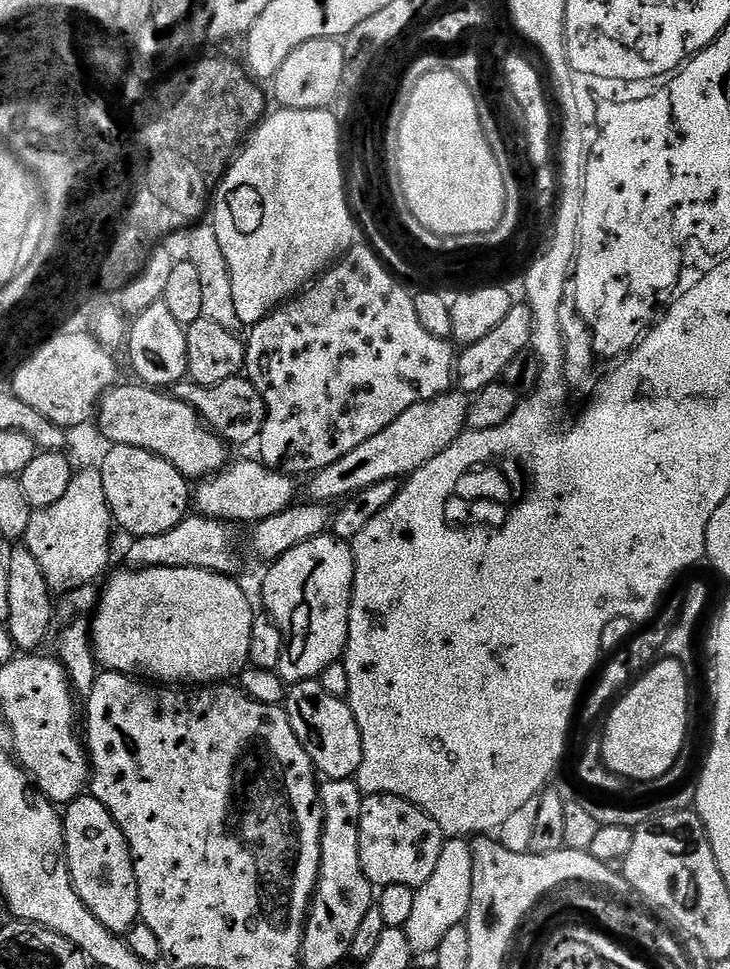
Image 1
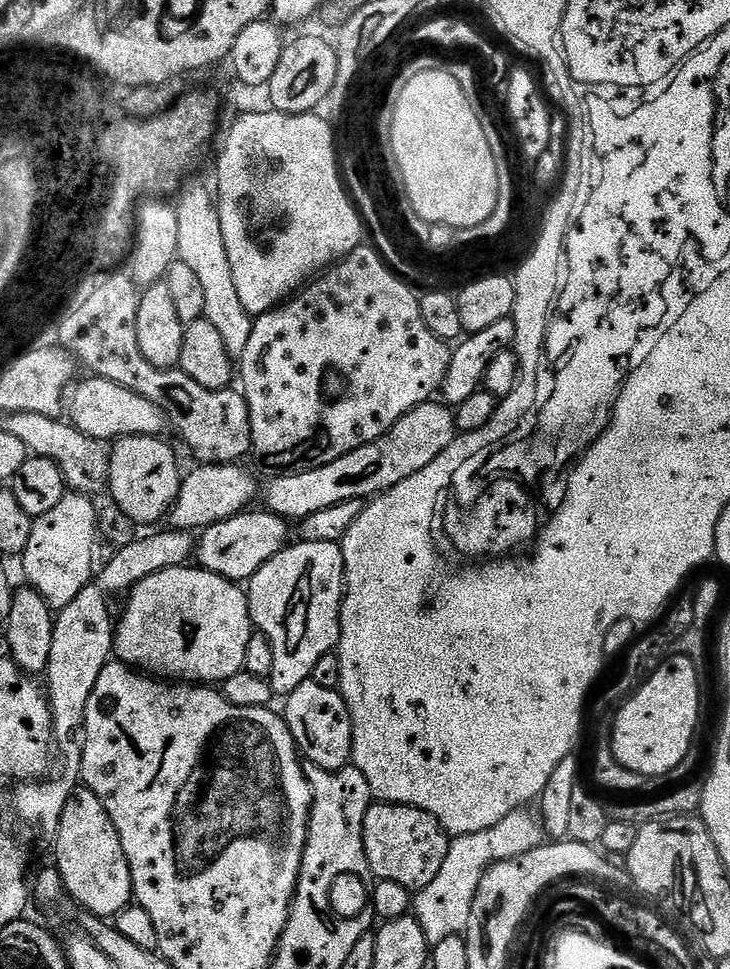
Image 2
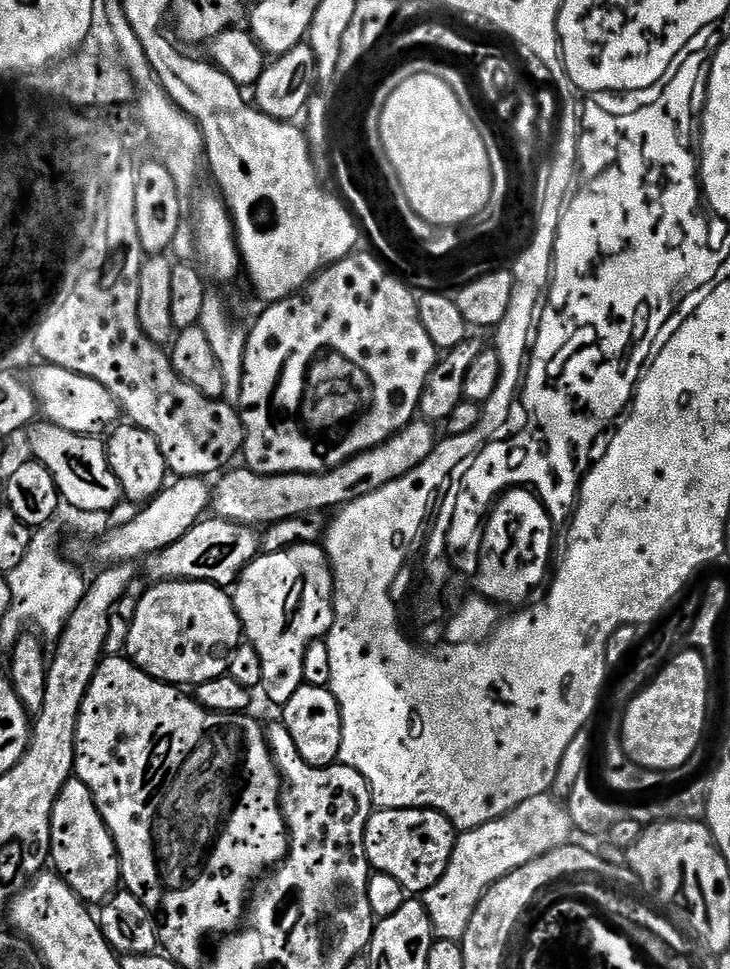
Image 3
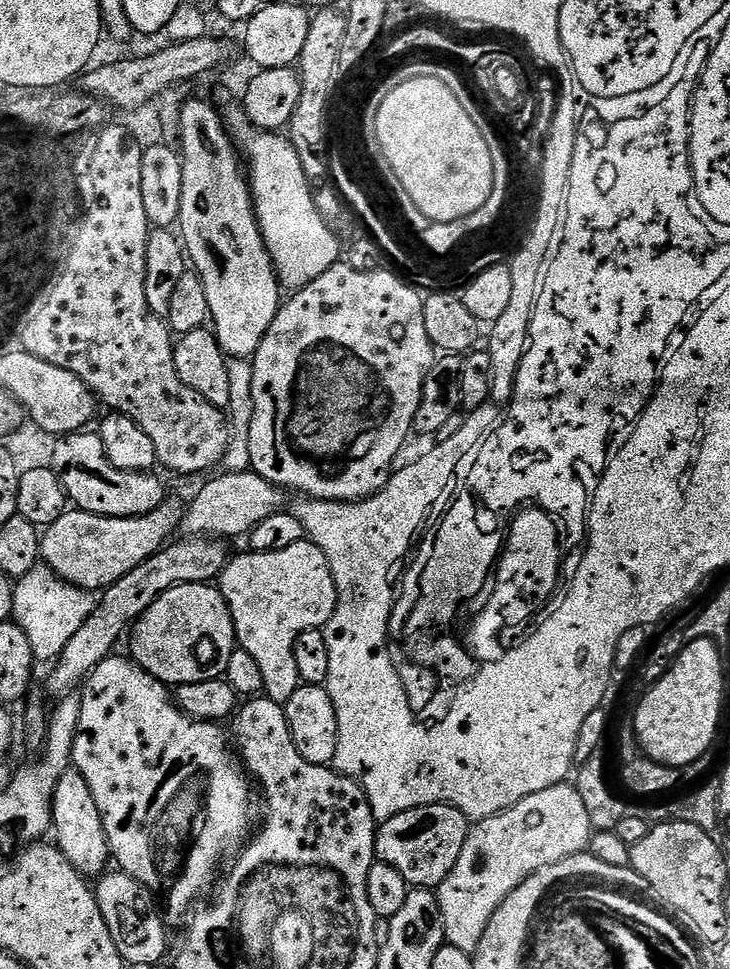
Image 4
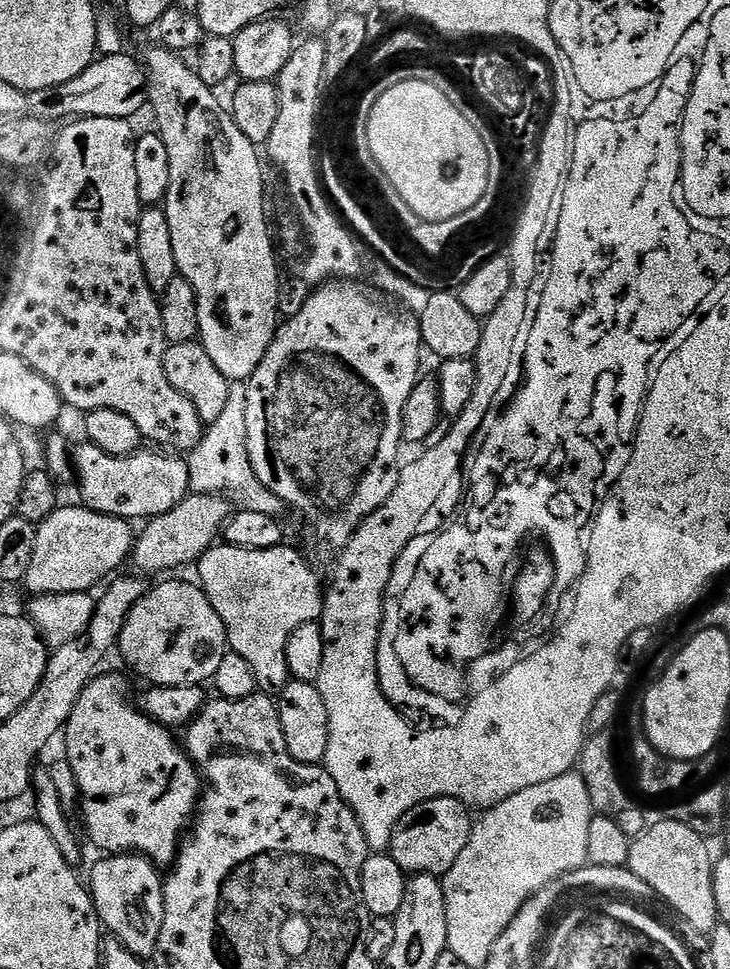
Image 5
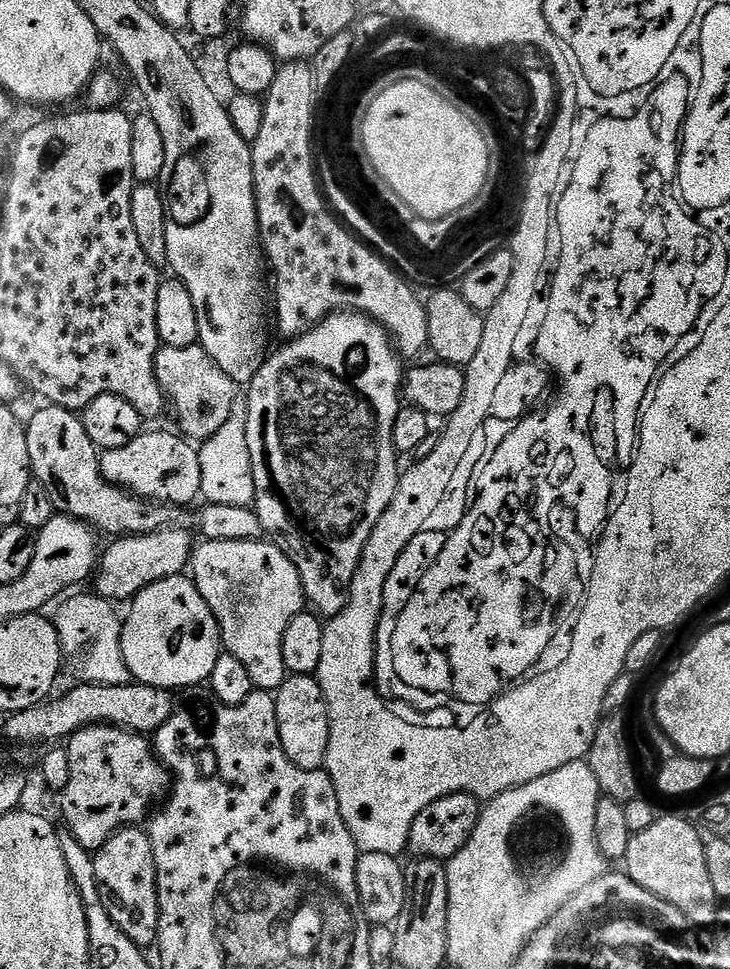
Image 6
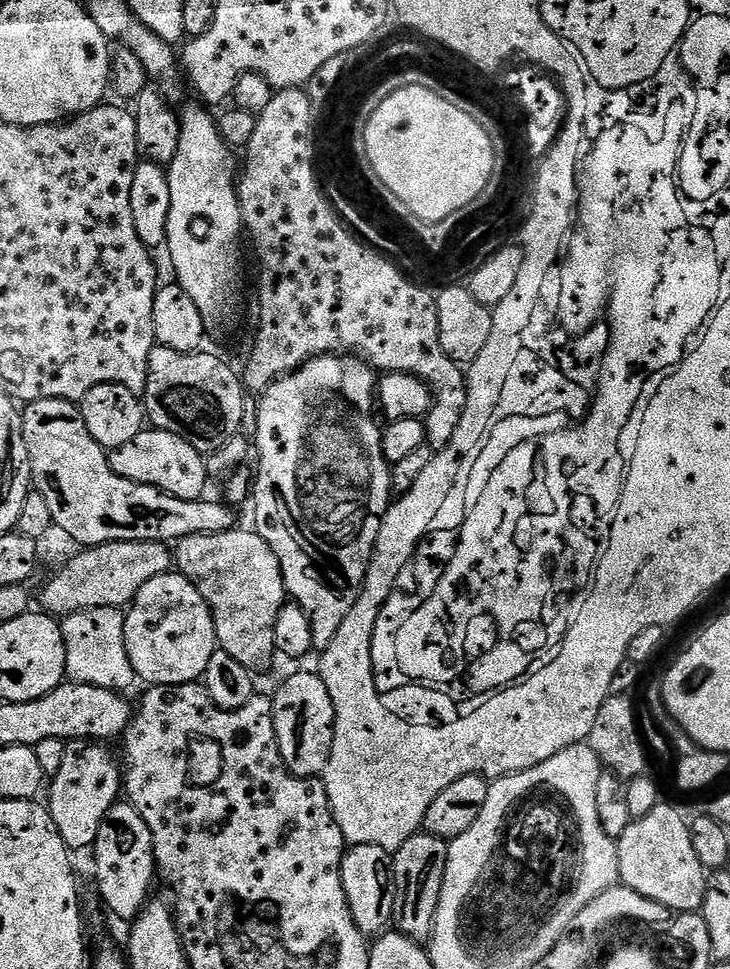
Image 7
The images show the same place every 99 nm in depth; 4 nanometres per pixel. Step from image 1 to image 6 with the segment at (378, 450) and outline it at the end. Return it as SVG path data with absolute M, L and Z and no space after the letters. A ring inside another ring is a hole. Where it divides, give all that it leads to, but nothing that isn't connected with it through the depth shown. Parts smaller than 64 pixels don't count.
M173 526L164 528L161 532L113 539L109 543L112 545L105 552L103 549L98 560L98 567L94 572L95 595L113 602L119 602L119 600L128 602L146 586L162 578L181 575L189 567L194 547L193 533L188 532L183 532L180 526Z

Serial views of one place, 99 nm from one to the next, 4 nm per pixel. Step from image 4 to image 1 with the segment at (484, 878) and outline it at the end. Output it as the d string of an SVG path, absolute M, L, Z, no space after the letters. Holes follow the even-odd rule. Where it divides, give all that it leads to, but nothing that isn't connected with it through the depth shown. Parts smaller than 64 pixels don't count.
M464 838L445 839L442 846L442 858L438 858L438 867L434 869L434 874L422 885L415 889L414 911L410 914L410 922L404 924L403 930L406 938L410 942L413 953L428 952L435 953L438 942L442 942L442 937L449 930L454 930L454 926L464 924L468 919L468 907L470 906L470 894L472 893L472 846Z

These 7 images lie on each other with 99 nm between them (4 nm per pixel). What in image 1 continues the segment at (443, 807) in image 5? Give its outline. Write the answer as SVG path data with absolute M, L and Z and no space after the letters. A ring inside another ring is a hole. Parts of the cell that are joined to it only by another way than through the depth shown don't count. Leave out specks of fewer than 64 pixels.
M390 794L365 796L360 819L362 870L373 886L421 888L442 858L444 831L418 806Z

